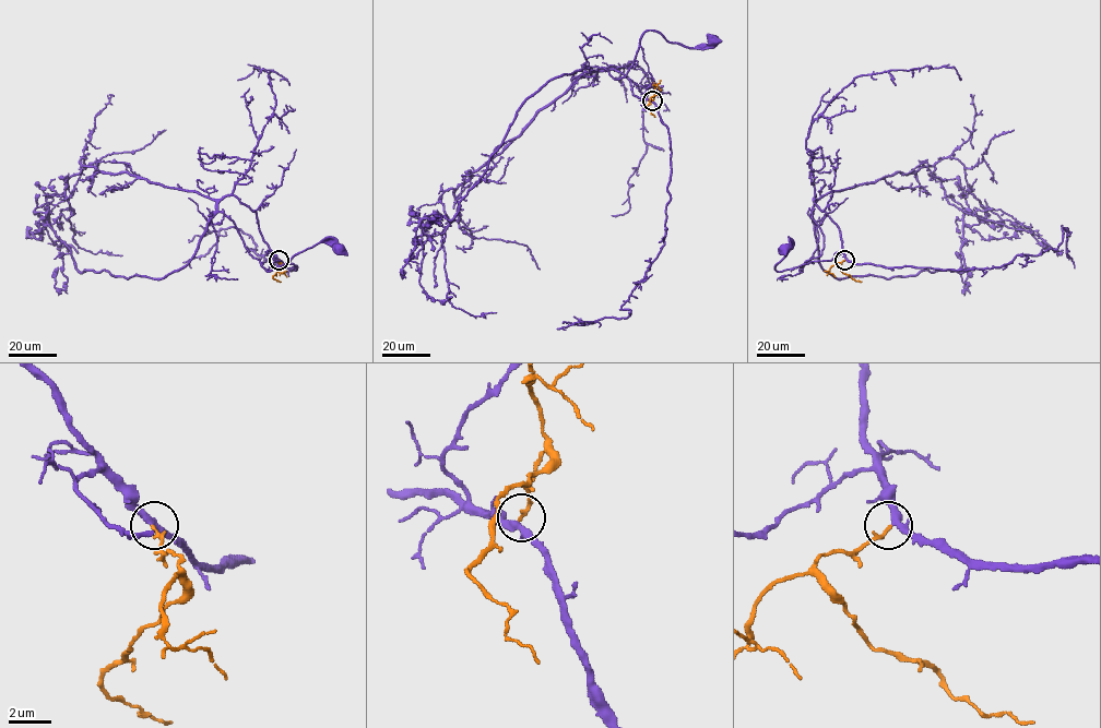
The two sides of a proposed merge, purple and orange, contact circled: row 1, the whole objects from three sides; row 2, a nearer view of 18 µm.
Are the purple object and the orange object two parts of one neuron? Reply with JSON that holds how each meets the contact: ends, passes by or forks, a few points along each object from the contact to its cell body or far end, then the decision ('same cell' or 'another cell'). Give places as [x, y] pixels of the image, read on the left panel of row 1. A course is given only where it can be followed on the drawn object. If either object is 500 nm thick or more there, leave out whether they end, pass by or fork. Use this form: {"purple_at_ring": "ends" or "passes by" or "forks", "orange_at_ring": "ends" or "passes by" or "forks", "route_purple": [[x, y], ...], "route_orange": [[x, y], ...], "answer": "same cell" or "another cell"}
{"purple_at_ring": "passes by", "orange_at_ring": "ends", "route_purple": [[279, 259], [263, 240], [256, 213], [225, 195], [217, 211], [267, 271], [321, 241], [341, 247]], "route_orange": [[279, 259], [282, 267], [273, 277], [281, 282]], "answer": "same cell"}

